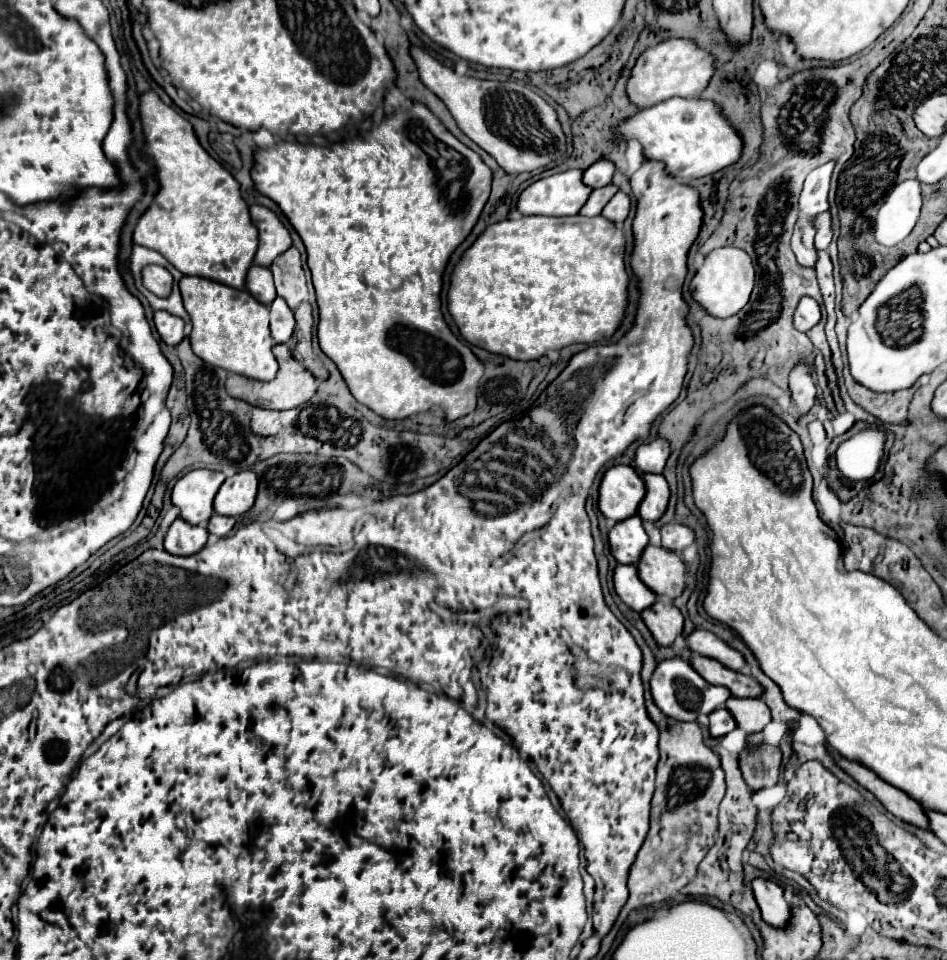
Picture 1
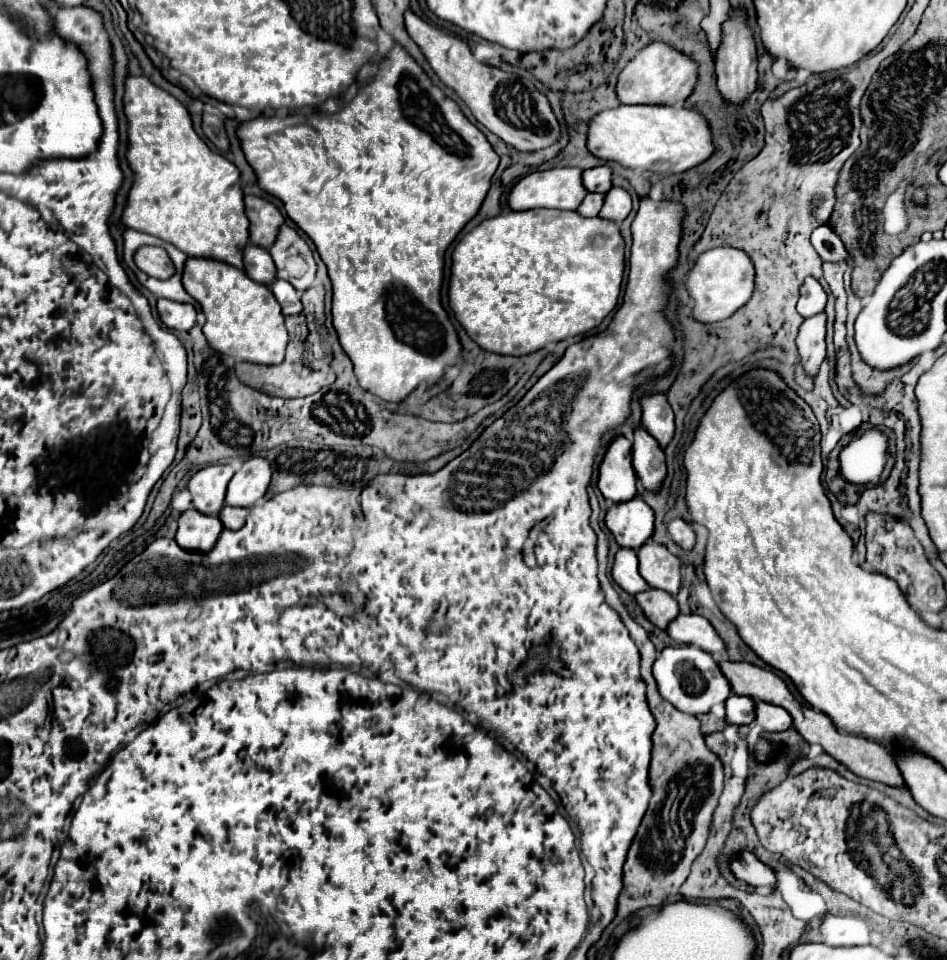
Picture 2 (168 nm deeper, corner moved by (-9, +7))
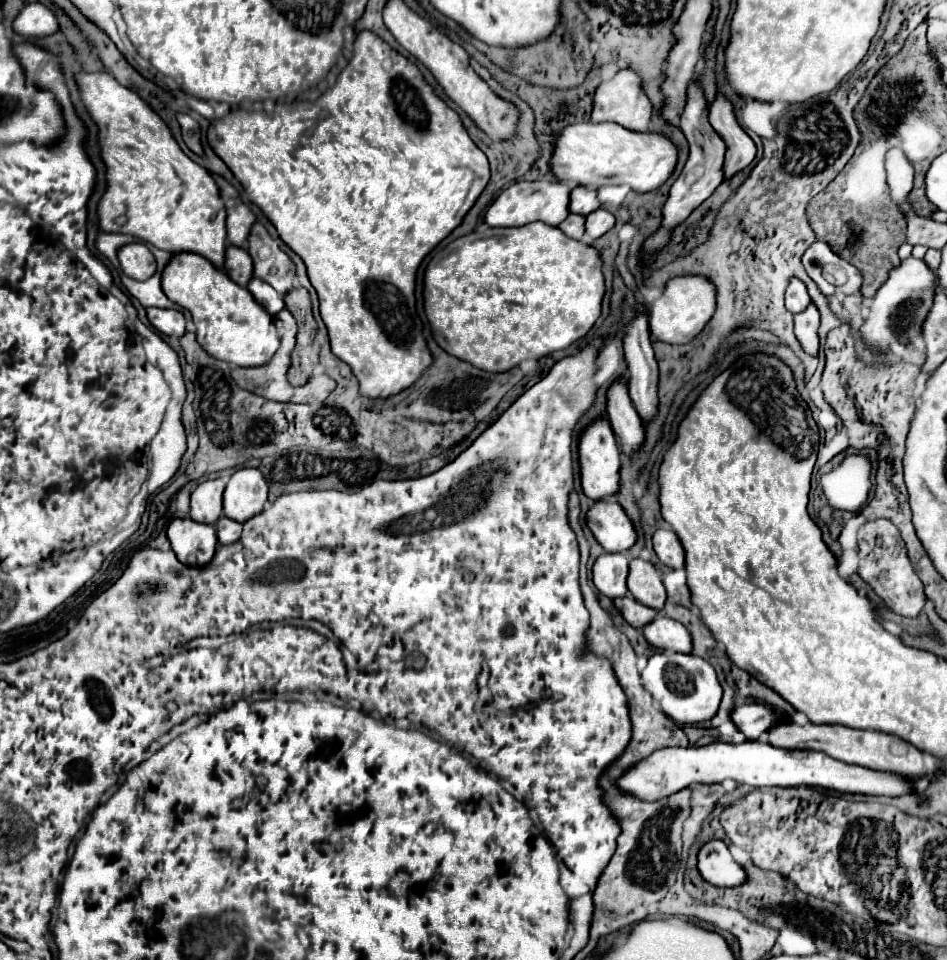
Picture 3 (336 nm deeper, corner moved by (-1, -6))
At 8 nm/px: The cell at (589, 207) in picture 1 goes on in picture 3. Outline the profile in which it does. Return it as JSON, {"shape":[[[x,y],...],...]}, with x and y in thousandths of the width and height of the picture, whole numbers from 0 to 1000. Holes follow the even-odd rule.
{"shape":[[[602,223],[596,233],[591,233],[589,238],[596,240],[596,244],[600,244],[600,248],[606,248],[606,250],[612,250],[617,246],[617,231],[619,231],[619,225],[615,223]]]}

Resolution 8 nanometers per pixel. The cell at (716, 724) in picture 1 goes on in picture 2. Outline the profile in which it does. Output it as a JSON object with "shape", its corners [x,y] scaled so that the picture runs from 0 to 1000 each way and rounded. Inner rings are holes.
{"shape":[[[773,724],[767,730],[767,751],[775,755],[792,755],[798,749],[798,730],[794,726]]]}

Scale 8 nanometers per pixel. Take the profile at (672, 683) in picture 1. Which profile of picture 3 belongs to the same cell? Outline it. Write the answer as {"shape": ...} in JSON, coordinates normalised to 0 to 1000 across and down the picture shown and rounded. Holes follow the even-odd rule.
{"shape":[[[699,679],[686,683],[682,696],[678,698],[678,713],[697,733],[701,744],[716,754],[735,754],[754,748],[762,727],[762,717],[758,713],[754,696],[733,681]]]}

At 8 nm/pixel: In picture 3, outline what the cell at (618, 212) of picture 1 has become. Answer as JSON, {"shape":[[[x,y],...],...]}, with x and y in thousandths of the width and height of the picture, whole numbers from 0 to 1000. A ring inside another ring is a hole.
{"shape":[[[631,217],[629,221],[621,223],[619,225],[619,242],[625,250],[638,246],[642,240],[646,240],[646,235],[650,233],[650,227],[646,221],[638,219],[638,217]]]}

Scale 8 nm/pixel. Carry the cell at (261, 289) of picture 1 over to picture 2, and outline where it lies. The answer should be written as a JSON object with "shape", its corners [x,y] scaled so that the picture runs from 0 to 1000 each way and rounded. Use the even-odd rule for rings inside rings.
{"shape":[[[262,255],[262,259],[258,259],[258,282],[264,291],[277,297],[285,297],[291,291],[291,276],[285,264],[268,255]]]}

